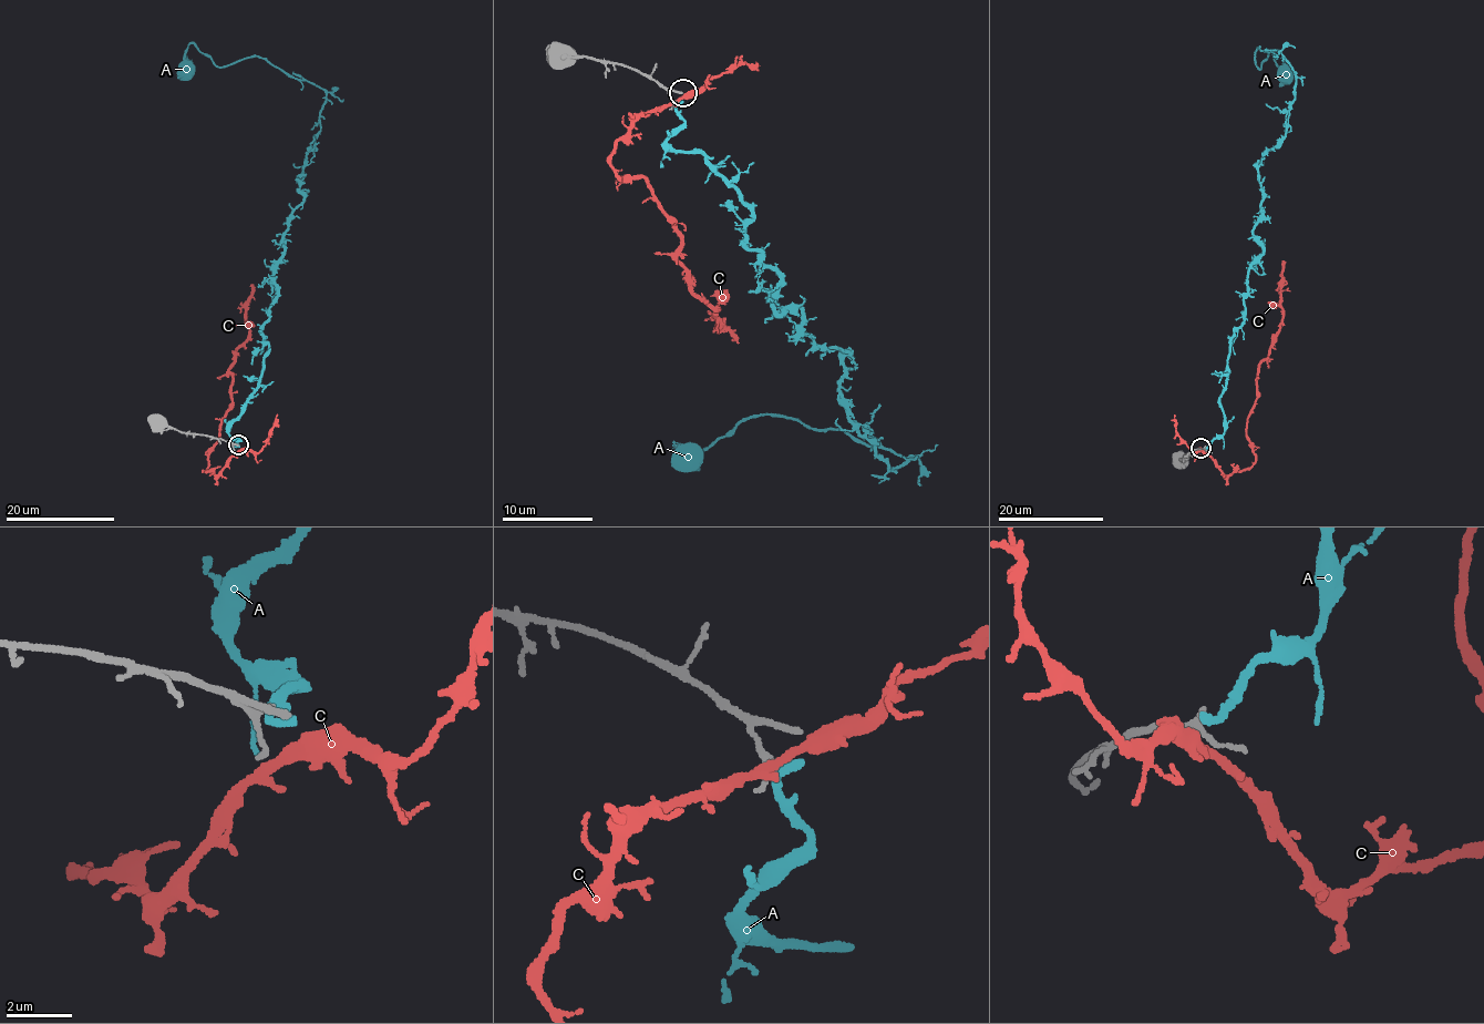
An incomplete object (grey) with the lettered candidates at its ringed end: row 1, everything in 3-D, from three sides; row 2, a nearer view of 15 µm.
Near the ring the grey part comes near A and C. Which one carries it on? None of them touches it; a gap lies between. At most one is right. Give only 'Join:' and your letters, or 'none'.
Join: none

